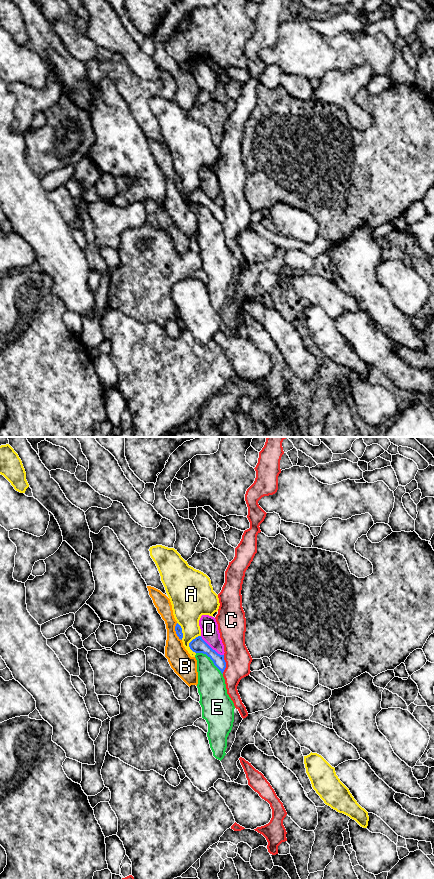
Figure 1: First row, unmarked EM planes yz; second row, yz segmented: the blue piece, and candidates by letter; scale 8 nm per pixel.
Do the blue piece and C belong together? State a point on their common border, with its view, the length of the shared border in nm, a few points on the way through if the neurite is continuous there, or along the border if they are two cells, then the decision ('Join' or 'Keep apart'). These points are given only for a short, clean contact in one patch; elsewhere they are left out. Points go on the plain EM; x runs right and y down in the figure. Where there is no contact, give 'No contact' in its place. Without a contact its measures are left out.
Touches blue at yz (225, 216). Shared border 150 nm. Boundary: yz (224, 207), (225, 221), (222, 225). Keep apart

